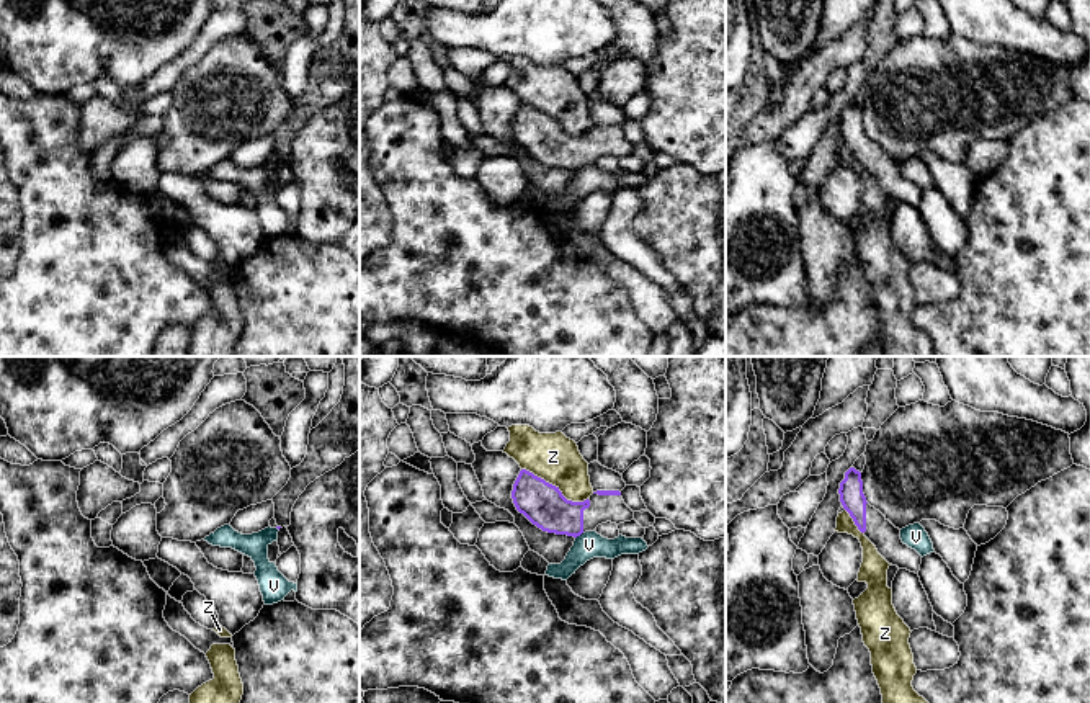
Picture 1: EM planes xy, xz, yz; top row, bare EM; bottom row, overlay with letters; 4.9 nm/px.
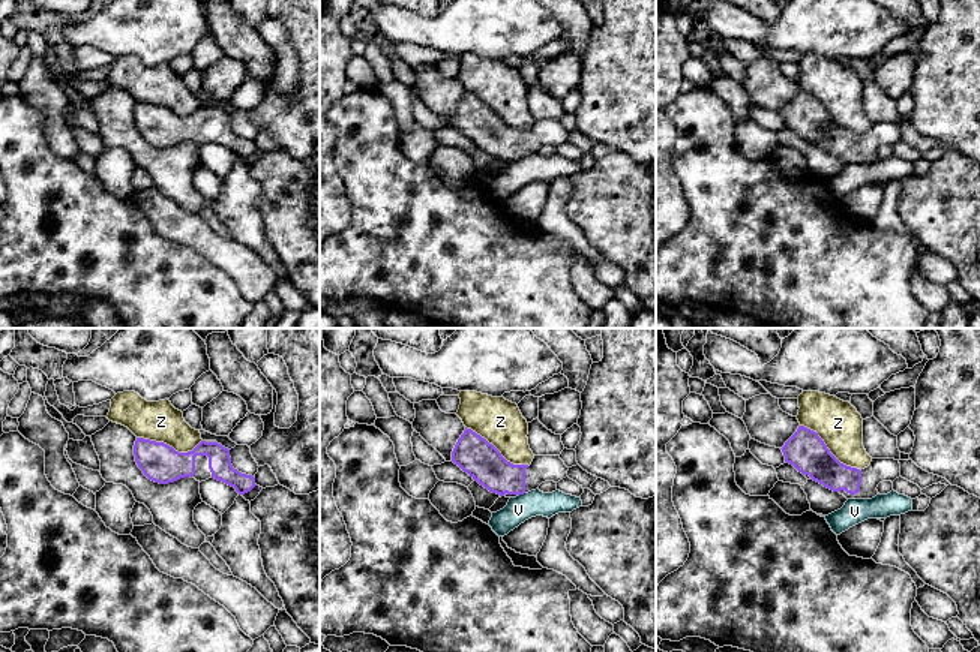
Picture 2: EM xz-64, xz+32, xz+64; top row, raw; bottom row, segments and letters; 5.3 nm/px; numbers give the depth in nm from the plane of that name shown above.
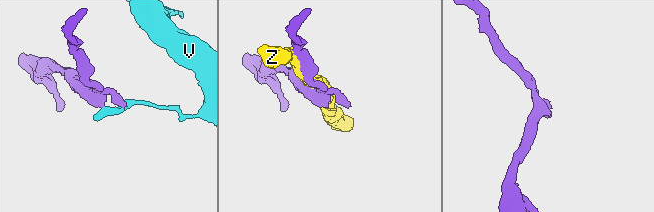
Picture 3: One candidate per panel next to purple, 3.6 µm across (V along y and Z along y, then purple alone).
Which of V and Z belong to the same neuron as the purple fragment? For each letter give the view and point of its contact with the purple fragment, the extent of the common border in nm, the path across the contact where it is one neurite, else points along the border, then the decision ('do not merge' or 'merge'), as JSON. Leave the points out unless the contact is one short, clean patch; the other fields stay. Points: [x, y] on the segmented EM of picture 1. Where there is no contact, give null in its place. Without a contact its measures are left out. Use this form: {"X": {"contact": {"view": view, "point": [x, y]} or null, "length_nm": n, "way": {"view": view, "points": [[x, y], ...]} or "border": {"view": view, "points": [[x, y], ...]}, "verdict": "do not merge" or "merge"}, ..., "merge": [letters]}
{"V": {"contact": {"view": "xz", "point": [579, 535]}, "length_nm": 50, "border": {"view": "xz", "points": [[582, 532], [576, 538]]}, "verdict": "do not merge"}, "Z": {"contact": {"view": "xz", "point": [554, 486]}, "length_nm": 360, "verdict": "do not merge"}, "merge": []}

